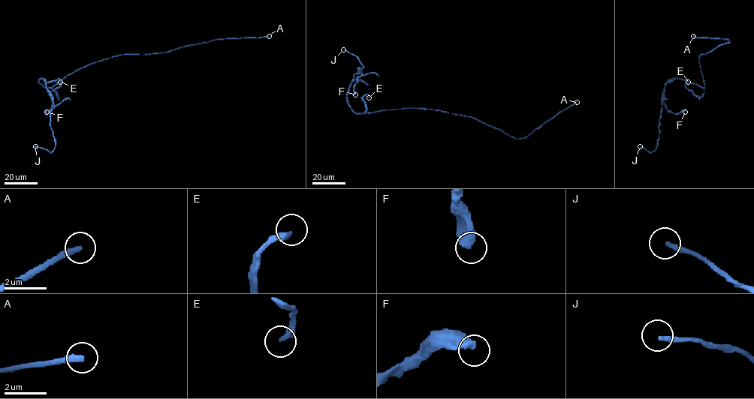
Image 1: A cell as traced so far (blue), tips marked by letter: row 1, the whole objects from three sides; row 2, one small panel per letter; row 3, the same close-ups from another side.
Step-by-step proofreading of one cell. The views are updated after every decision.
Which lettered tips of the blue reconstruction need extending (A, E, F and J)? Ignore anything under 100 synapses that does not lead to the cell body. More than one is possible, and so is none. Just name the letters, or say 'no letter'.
A

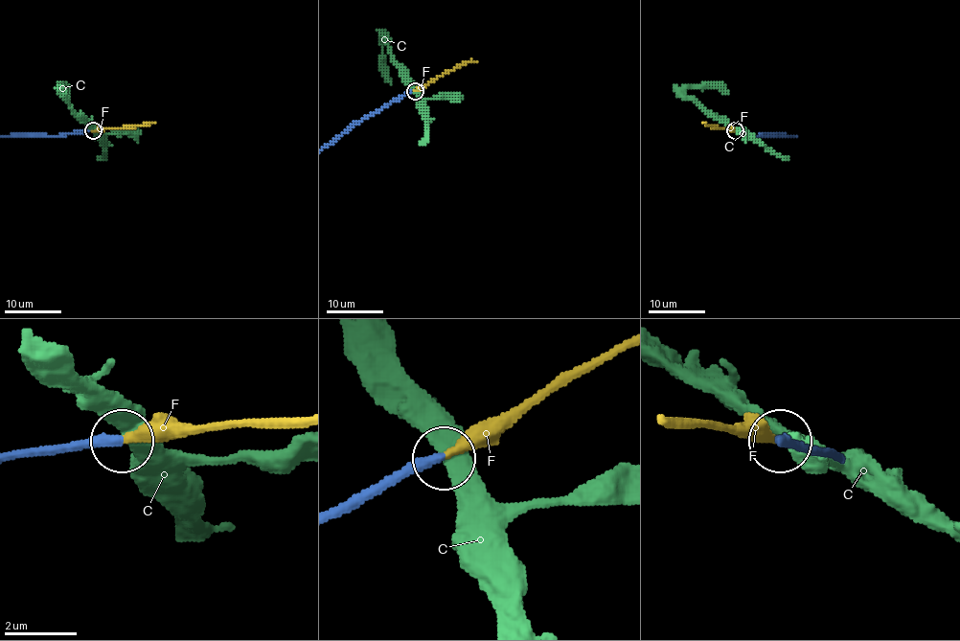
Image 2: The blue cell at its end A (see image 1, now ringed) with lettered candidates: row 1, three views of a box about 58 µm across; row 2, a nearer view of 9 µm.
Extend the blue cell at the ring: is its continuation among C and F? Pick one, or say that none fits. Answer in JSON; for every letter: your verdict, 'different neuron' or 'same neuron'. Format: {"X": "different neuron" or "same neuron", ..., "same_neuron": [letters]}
{"C": "different neuron", "F": "same neuron", "same_neuron": ["F"]}

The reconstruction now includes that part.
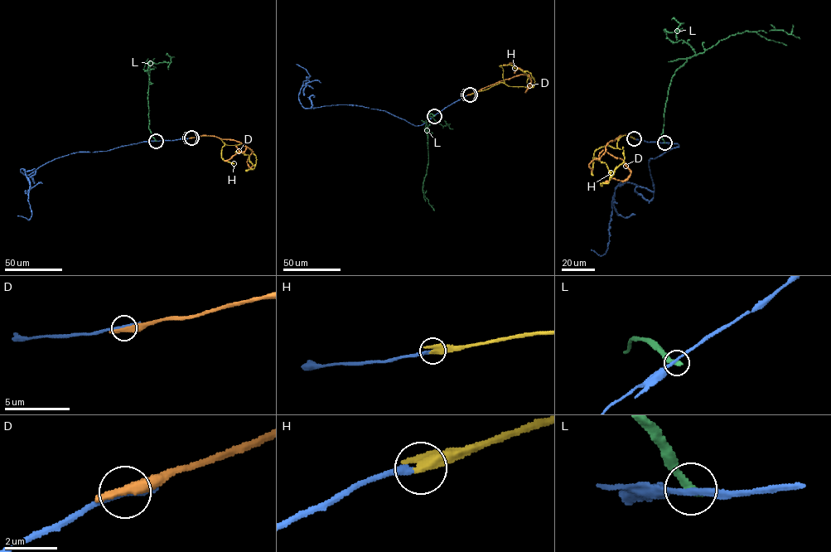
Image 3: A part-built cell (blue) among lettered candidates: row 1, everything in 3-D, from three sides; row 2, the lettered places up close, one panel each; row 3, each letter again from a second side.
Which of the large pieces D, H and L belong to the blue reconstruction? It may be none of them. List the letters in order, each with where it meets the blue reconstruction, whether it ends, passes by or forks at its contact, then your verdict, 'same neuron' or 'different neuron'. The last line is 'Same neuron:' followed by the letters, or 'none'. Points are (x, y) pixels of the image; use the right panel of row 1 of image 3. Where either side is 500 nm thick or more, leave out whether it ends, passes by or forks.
D: meets blue at (635, 138); it ends there; different neuron
H: meets blue at (634, 138); same neuron
L: meets blue at (664, 142); it ends there; different neuron
Same neuron: H

